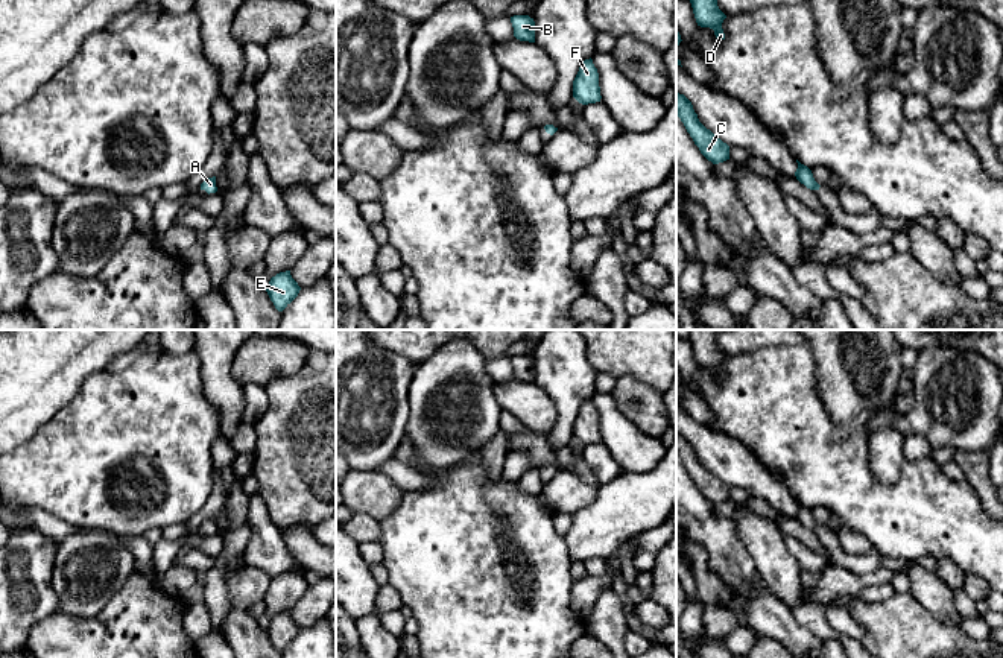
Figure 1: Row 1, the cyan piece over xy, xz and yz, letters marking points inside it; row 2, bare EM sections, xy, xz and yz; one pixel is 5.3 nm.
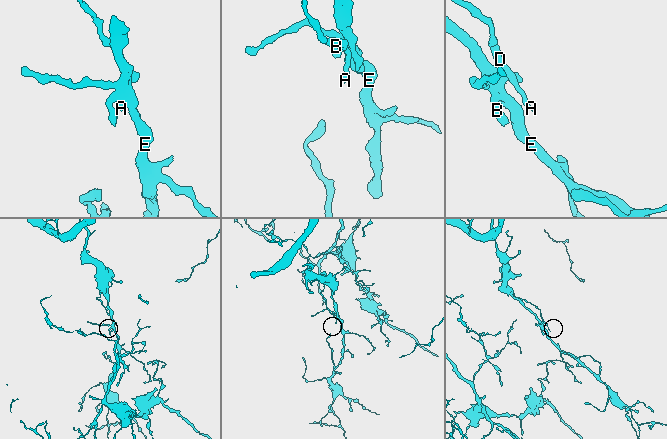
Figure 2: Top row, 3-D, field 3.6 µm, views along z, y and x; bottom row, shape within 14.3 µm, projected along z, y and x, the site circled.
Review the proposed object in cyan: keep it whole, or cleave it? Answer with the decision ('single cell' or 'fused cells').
single cell

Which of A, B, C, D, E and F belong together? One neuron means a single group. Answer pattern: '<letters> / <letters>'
A B C D E F

